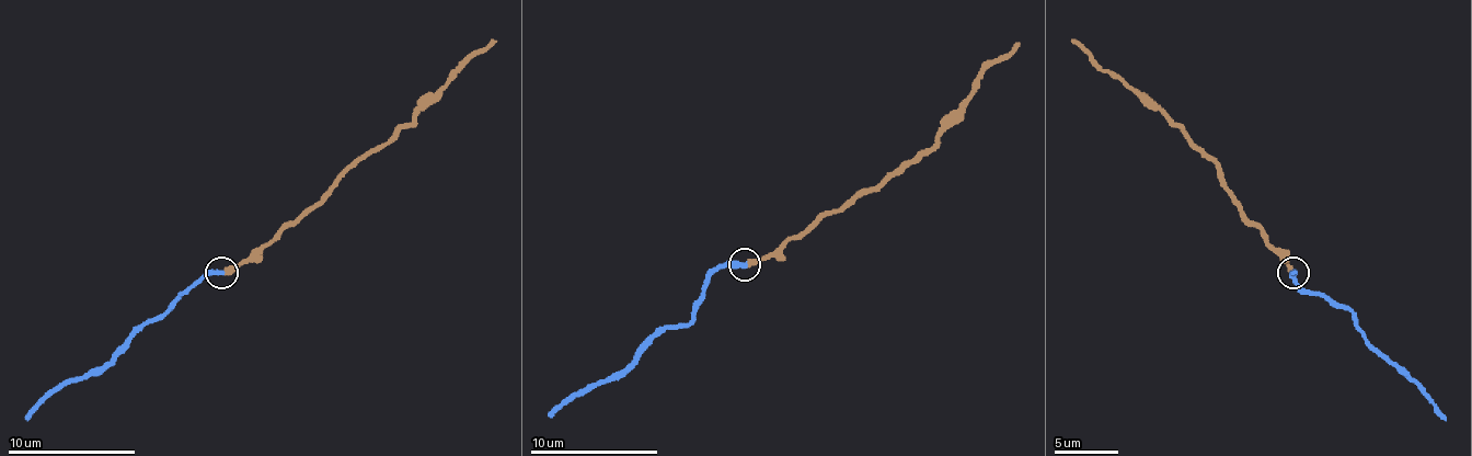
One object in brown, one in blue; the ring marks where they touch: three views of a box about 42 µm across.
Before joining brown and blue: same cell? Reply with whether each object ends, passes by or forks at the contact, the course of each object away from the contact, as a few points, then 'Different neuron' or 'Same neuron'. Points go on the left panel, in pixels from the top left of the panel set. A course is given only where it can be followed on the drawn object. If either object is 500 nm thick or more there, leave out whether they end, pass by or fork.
At the ring brown ends. At the ring blue ends. Course of brown: (222, 270), (251, 260), (322, 200), (351, 167), (379, 151), (492, 38). Course of blue: (222, 273), (199, 280), (106, 363), (55, 389), (26, 421). Different neuron

